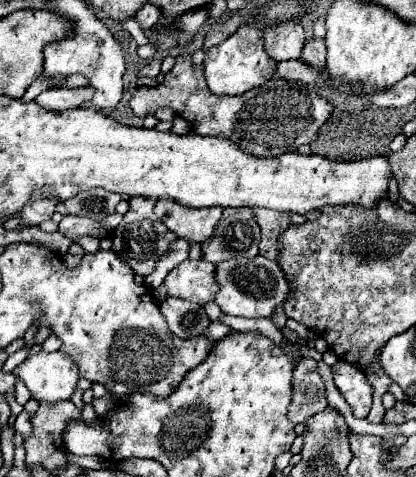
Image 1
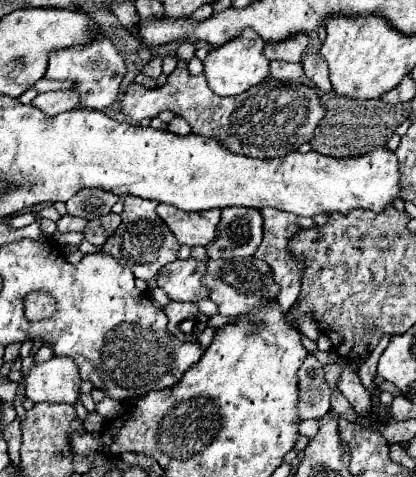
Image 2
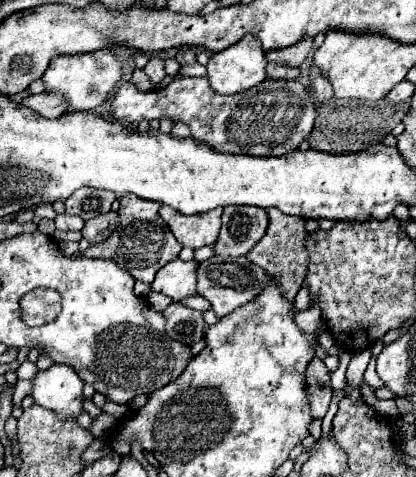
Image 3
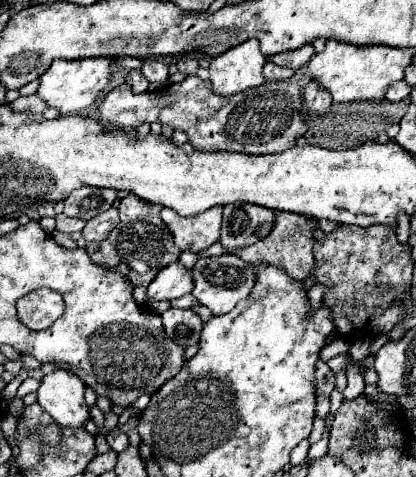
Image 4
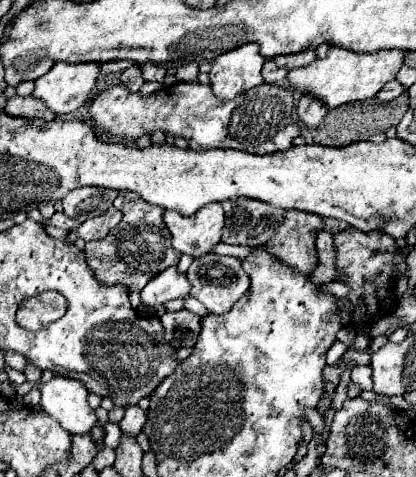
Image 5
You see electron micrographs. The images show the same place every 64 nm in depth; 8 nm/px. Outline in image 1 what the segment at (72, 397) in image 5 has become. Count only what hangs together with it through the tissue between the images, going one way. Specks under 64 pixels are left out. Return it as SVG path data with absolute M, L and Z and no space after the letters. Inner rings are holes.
M36 352L14 368L14 376L22 378L34 400L58 402L72 398L77 388L78 368L62 352Z

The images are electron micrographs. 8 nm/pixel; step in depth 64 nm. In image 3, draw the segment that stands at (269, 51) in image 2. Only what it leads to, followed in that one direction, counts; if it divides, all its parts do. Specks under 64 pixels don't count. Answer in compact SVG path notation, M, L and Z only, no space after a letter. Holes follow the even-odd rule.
M304 40L302 44L294 44L292 48L282 48L280 52L268 52L266 58L270 62L280 64L280 66L298 68L298 66L302 66L306 62L310 52L312 52L312 40Z

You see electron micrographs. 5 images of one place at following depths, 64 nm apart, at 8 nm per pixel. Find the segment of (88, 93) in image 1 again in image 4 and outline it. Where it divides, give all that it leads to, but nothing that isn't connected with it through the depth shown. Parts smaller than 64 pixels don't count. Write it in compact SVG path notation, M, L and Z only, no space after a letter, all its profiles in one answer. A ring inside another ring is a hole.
M36 94L26 96L26 98L18 98L18 100L10 102L8 106L10 106L14 112L32 112L32 114L40 114L40 116L44 116L44 118L48 118L48 120L58 118L58 112L52 110L52 108L48 108L48 104L44 104L44 100L40 100Z

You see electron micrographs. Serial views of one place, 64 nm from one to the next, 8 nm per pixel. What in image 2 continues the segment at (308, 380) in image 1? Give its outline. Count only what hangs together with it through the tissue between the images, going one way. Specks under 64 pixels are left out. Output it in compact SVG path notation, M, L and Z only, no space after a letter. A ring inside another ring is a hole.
M308 356L298 372L298 386L300 386L300 418L320 418L330 410L332 389L324 379L322 364L316 356Z

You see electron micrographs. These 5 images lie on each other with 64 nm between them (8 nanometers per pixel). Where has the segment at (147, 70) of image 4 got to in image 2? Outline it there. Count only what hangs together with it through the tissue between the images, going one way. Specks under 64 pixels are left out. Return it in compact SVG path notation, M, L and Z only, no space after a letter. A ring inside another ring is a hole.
M152 58L146 66L144 66L144 70L142 70L146 76L150 76L150 78L158 78L160 74L162 74L162 58Z

